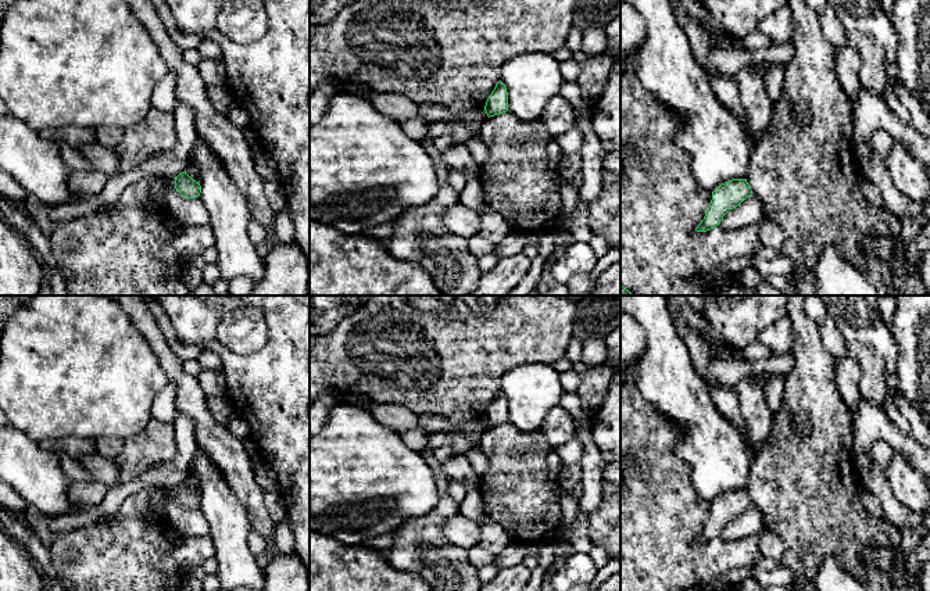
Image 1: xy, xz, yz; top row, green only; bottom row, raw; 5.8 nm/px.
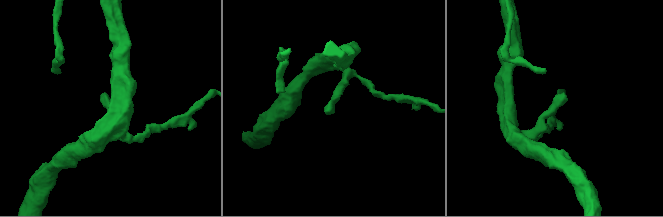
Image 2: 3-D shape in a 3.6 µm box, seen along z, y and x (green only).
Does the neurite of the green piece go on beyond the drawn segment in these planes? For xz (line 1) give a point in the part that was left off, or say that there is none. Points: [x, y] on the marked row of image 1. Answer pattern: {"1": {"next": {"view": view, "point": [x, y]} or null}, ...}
{"1": {"next": null}}

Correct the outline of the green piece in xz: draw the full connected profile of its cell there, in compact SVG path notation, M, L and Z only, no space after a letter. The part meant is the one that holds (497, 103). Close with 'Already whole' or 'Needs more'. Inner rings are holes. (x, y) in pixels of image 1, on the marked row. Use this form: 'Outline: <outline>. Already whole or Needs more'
Outline: M500 80L489 96L484 111L487 117L494 117L508 111L508 93L505 85Z. Already whole

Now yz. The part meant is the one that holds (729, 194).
Outline: M733 179L722 183L712 191L711 204L695 230L707 232L716 228L730 209L740 205L751 194L752 190L747 179Z. Already whole

